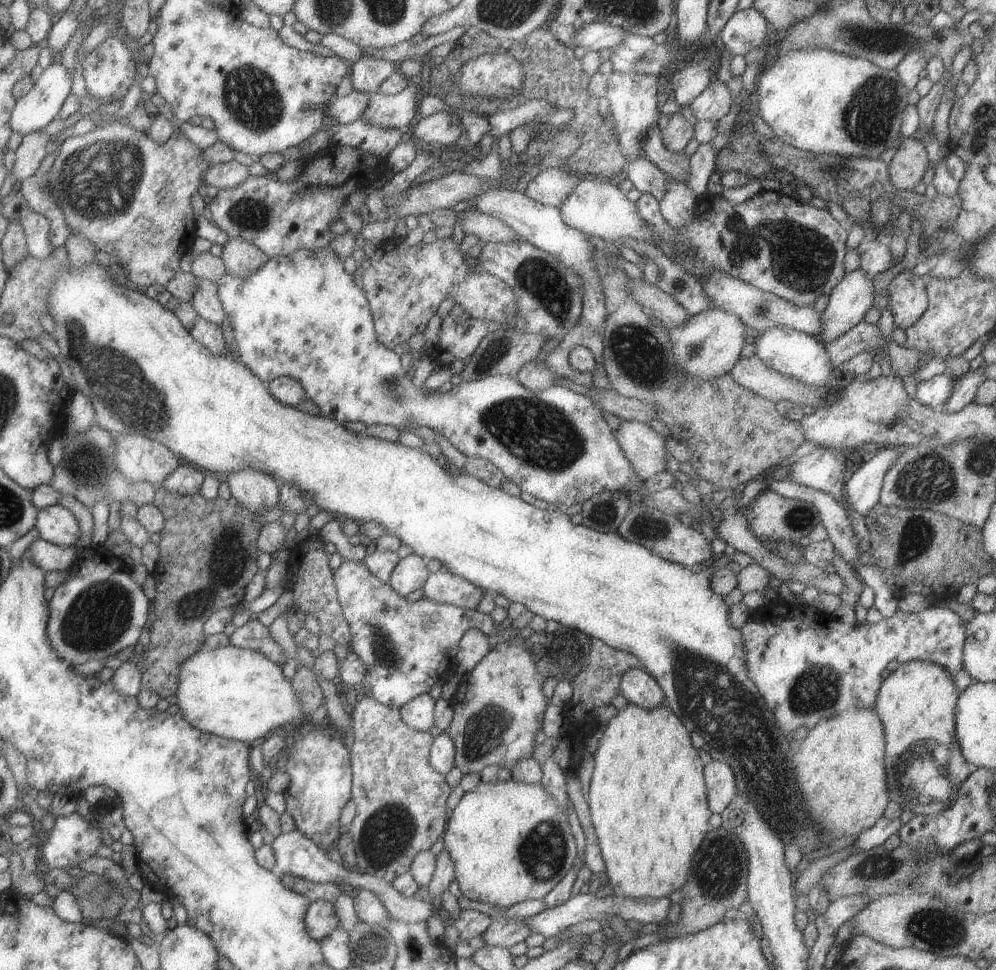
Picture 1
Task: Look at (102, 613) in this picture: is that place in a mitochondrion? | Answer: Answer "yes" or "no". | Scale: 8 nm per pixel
yes

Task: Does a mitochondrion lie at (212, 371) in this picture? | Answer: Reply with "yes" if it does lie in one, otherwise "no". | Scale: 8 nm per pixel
no

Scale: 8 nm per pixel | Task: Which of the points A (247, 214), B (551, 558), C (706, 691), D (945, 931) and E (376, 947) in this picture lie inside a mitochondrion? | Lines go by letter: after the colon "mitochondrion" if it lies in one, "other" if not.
A: mitochondrion
B: other
C: mitochondrion
D: mitochondrion
E: mitochondrion

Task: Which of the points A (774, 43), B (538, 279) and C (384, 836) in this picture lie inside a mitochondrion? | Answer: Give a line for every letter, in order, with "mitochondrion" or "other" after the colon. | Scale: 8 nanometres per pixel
A: other
B: mitochondrion
C: mitochondrion

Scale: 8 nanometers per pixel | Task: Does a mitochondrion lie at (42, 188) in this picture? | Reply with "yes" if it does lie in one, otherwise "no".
yes

